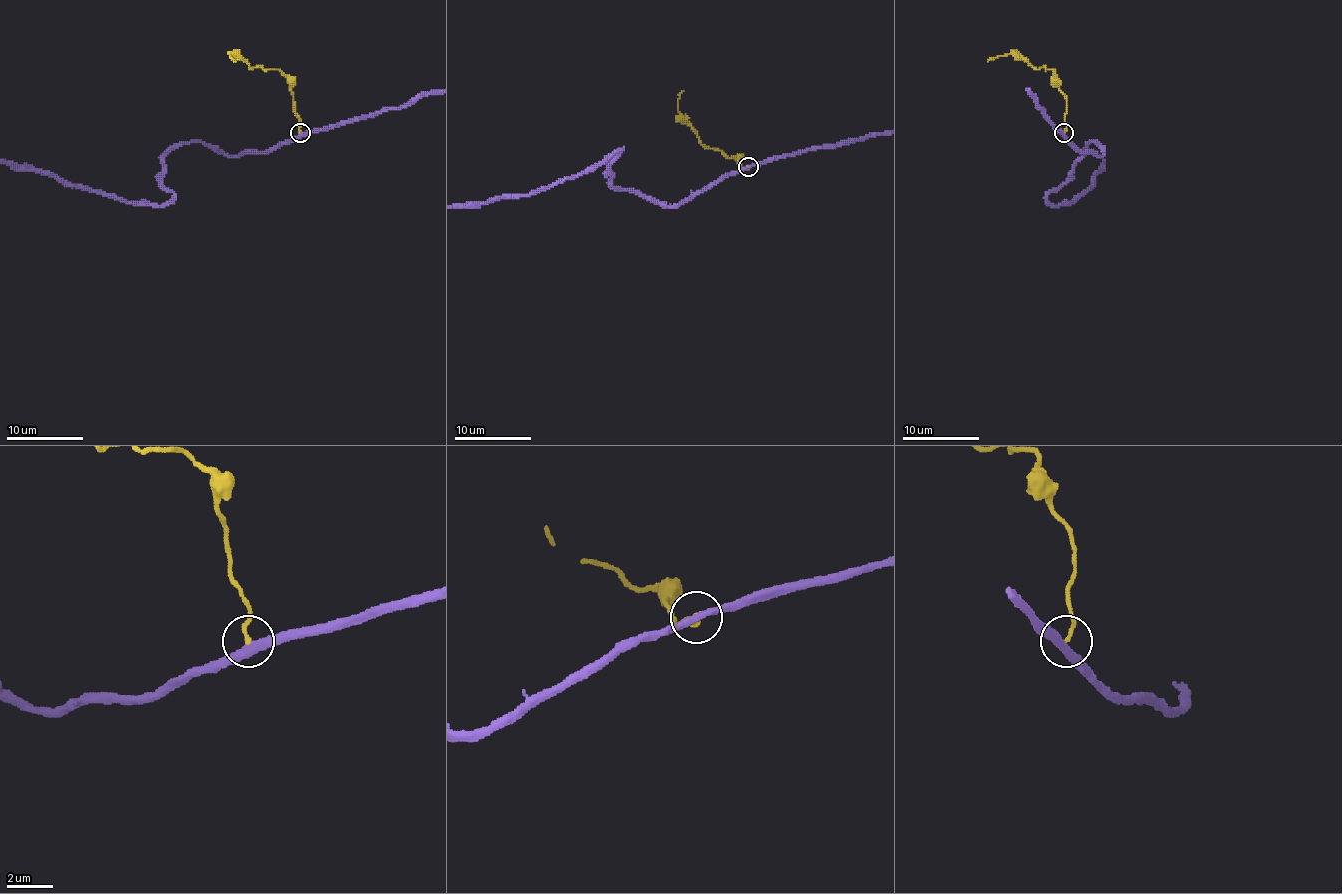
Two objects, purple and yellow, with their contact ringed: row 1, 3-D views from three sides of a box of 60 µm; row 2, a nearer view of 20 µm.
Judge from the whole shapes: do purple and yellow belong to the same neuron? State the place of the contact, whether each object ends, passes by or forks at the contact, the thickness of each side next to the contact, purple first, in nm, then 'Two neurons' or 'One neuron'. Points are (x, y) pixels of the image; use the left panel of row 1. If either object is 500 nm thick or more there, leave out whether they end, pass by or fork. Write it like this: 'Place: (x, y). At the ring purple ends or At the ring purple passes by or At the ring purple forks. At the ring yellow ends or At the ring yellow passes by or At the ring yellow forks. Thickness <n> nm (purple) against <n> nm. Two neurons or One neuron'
Place: (300, 133). At the ring purple passes by. At the ring yellow ends. Thickness 320 nm (purple) against 180 nm. One neuron

